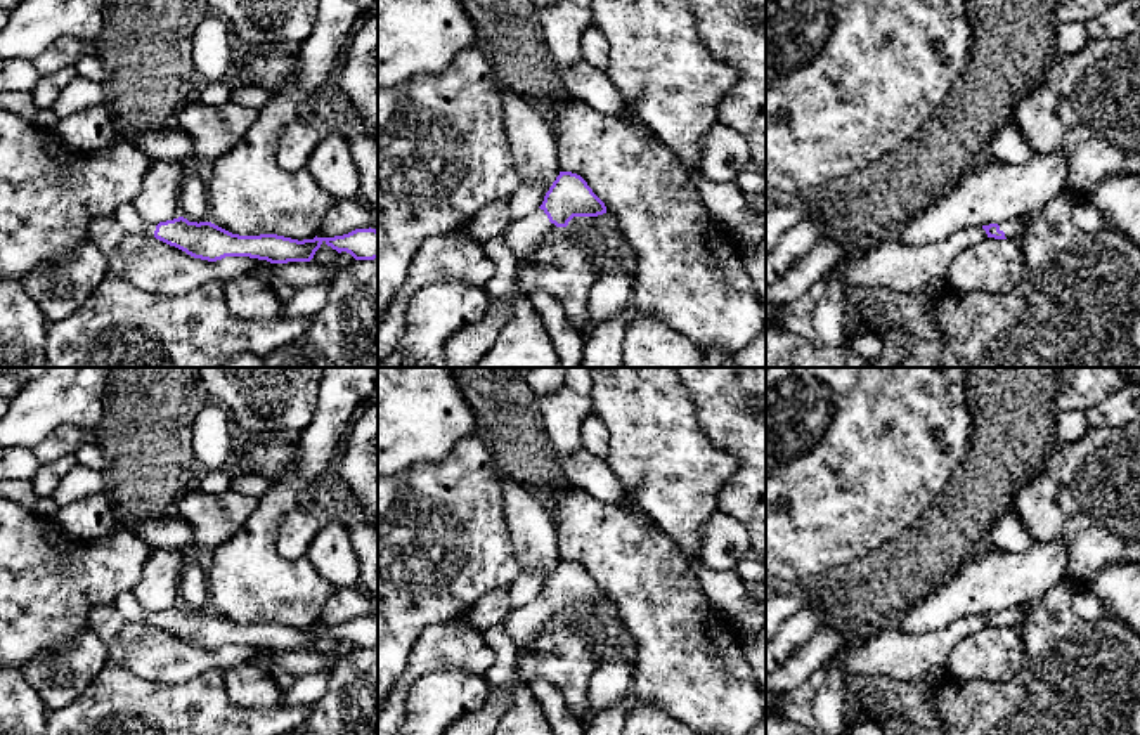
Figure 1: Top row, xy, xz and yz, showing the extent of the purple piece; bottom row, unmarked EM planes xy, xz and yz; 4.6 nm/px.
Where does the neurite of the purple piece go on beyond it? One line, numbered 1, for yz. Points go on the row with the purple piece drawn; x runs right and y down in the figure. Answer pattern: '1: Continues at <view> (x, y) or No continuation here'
1: Continues at yz (1012, 229)

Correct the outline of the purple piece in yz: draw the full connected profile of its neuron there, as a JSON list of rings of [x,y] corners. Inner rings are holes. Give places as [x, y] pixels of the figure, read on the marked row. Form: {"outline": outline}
{"outline": [[[1014,218],[1001,224],[982,225],[988,237],[994,239],[1017,239],[1022,232],[1024,218]]]}

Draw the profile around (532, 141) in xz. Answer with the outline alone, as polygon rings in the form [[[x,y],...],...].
[[[502,92],[508,146],[523,184],[537,182],[546,192],[560,175],[556,132],[523,97]]]

